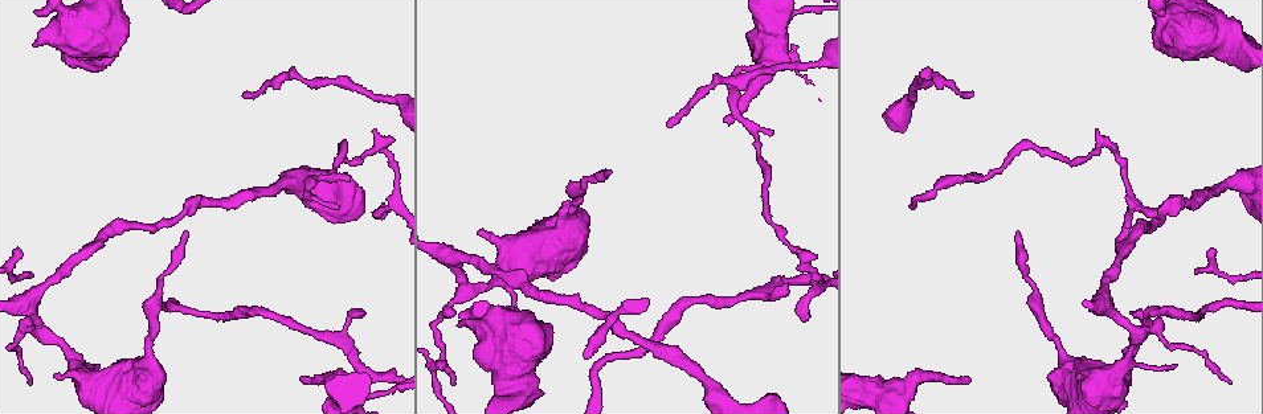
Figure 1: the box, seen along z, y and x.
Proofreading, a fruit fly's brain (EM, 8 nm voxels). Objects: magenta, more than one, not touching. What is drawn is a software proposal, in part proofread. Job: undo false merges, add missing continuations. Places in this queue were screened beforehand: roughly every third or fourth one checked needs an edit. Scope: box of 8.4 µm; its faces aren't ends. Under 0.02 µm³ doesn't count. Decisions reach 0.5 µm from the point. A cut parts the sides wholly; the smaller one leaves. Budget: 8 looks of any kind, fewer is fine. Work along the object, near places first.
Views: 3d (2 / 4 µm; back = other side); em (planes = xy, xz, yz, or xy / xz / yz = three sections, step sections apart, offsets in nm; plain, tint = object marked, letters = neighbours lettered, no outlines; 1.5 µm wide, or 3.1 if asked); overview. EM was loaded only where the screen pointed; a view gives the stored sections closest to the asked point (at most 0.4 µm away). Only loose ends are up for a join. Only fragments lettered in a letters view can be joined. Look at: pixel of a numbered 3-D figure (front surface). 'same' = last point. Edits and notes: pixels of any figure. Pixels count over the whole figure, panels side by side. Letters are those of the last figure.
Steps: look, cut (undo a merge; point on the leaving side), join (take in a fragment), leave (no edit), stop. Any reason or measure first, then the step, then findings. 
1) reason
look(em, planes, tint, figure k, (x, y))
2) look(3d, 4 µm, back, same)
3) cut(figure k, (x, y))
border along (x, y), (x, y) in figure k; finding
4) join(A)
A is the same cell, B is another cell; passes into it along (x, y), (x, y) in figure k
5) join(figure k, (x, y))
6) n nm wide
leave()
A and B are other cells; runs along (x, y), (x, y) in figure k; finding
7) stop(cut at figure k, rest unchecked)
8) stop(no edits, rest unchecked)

free end
look(3d, 4 µm, figure 1, (244, 97))

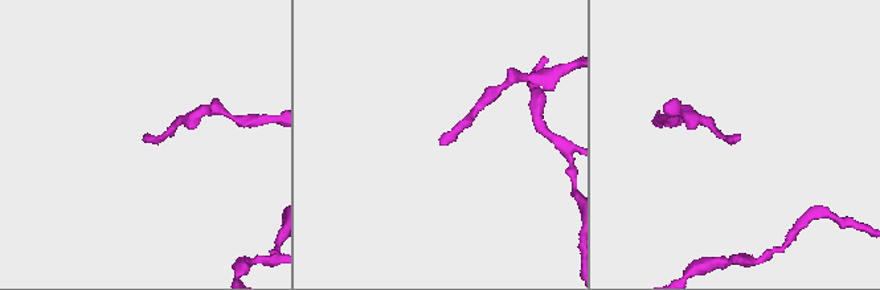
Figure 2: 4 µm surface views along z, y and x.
look(em, yz, step 8, letters, figure 2, (144, 139))

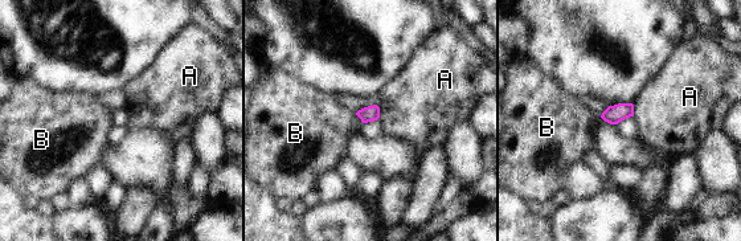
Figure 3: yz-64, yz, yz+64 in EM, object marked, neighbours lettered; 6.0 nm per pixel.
leave()
A and B are other cells; border along (355, 113), (363, 123) in figure 3; none of them fits

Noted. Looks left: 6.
thin end
look(3d, 2 µm, figure 1, (786, 285))

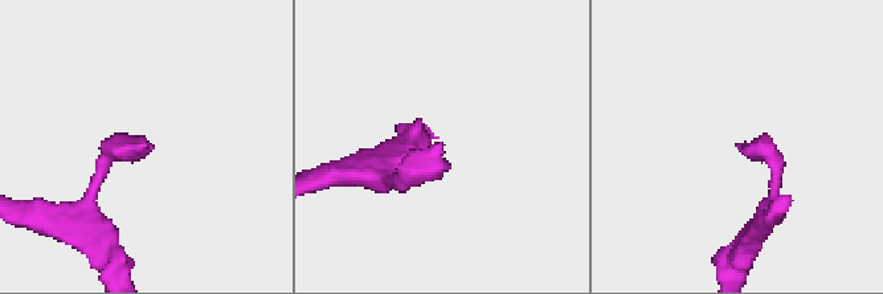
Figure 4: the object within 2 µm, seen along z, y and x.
look(em, xy, step 8, tint, figure 4, (442, 143))

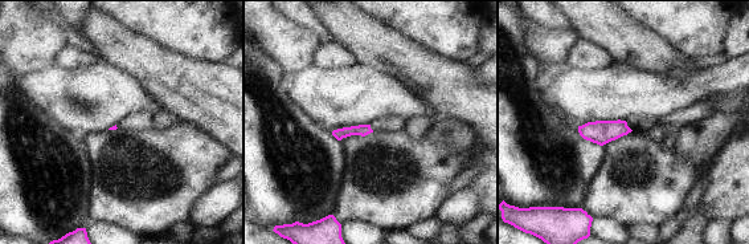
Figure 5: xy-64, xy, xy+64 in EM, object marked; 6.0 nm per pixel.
look(em, planes, letters, same)

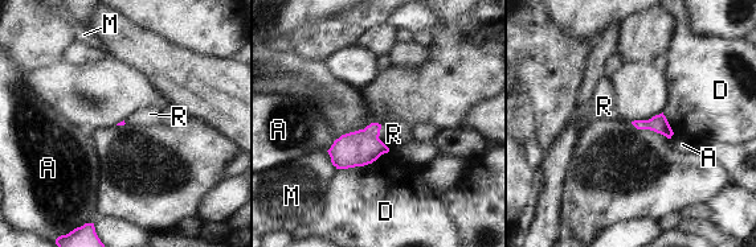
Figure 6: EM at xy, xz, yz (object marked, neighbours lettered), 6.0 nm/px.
leave()
A, D, M and R are other cells; border along (380, 126), (379, 139), (389, 151) in figure 6; no lettered fragment goes on from it

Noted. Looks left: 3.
tapers out
look(em, xy, step 8, letters, figure 1, (807, 318))

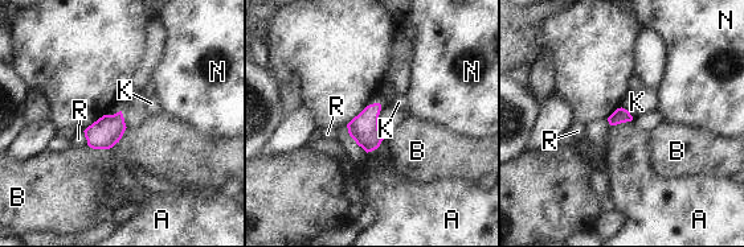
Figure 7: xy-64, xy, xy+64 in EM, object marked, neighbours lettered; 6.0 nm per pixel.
look(em, planes, letters, same)

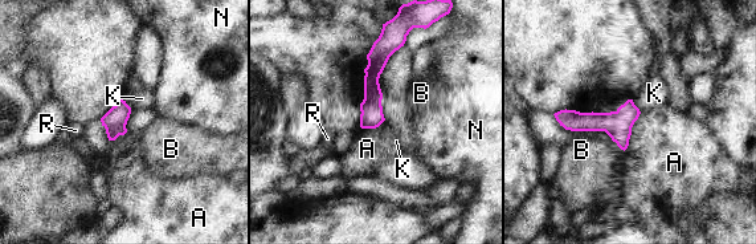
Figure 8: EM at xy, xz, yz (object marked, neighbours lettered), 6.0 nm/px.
leave()
A, B, K, N and R are other cells; runs along (381, 39), (364, 125) in figure 8; none of them fits

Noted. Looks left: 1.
stop(no edits, rest unchecked)

